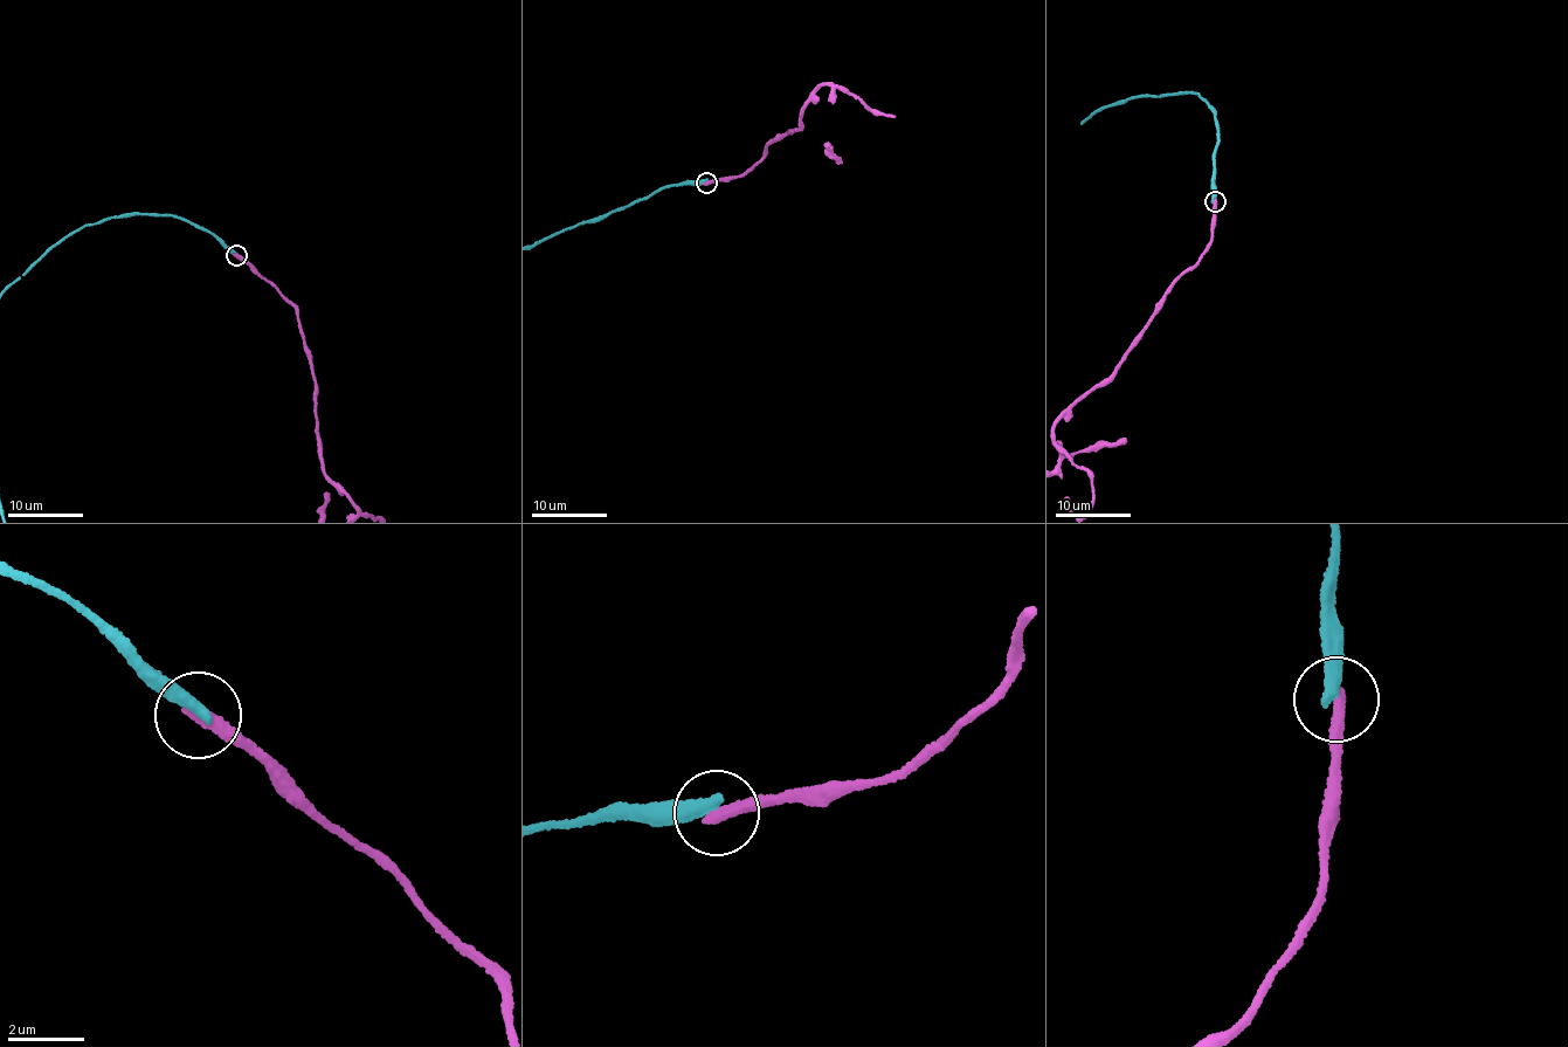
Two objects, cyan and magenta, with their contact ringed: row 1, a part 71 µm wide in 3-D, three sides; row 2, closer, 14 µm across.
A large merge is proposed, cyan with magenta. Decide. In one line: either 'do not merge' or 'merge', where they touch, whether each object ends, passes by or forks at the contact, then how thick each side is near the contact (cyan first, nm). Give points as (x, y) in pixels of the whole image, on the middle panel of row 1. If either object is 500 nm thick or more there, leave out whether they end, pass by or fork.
do not merge; at (706, 183); cyan ends there; magenta ends there; 400 nm thick on the cyan side, 360 nm on the other

